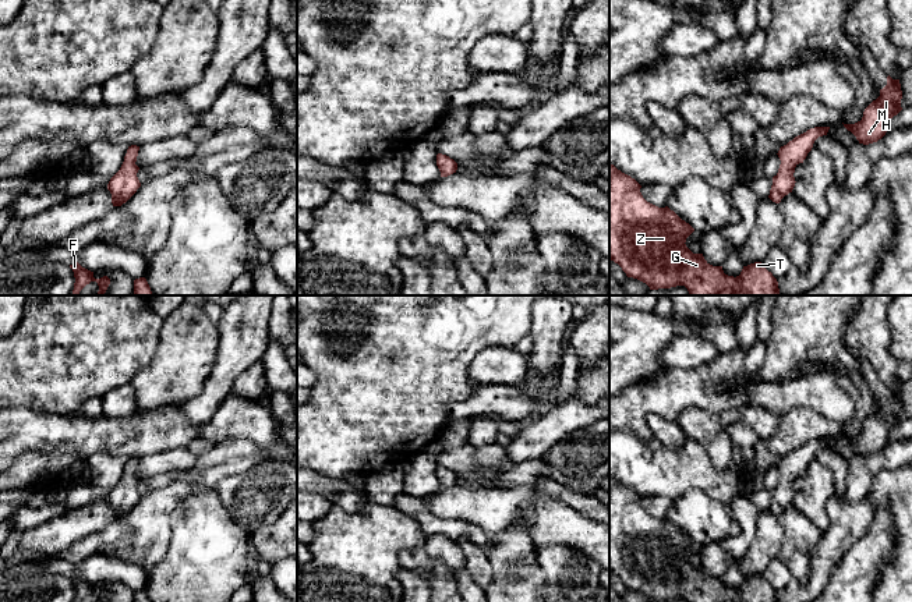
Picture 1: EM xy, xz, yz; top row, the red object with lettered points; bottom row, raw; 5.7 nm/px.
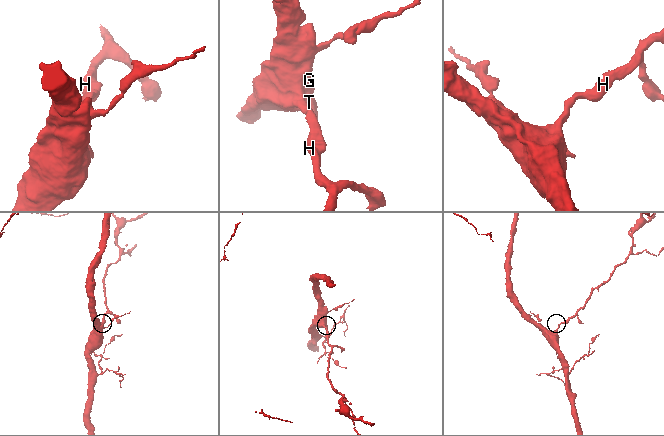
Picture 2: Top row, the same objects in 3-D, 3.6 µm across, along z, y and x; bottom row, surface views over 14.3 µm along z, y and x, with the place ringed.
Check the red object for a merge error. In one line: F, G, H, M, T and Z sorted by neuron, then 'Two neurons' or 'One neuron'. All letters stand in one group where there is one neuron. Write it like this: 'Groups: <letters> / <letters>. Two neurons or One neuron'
Groups: F G H M T Z. One neuron

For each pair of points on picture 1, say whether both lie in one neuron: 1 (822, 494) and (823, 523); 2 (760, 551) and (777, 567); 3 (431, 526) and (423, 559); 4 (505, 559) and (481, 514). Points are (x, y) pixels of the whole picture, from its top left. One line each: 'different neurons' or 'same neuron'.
1: same neuron
2: different neurons
3: different neurons
4: different neurons

